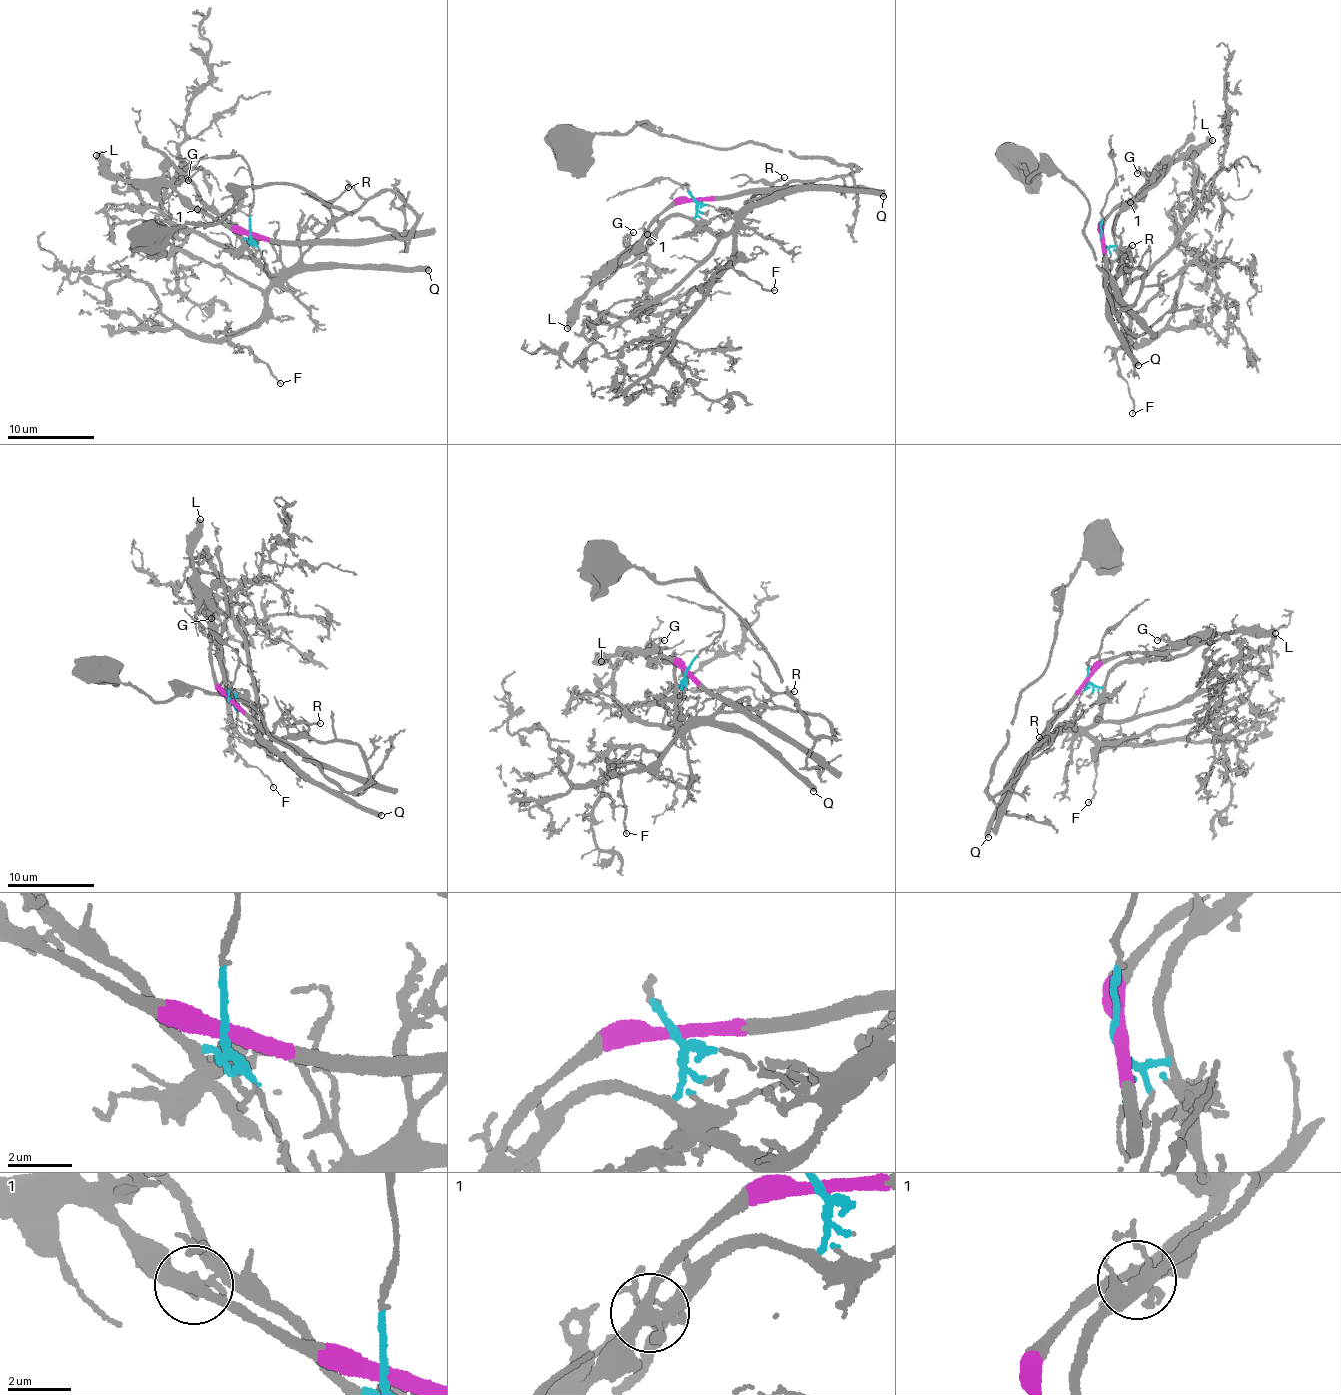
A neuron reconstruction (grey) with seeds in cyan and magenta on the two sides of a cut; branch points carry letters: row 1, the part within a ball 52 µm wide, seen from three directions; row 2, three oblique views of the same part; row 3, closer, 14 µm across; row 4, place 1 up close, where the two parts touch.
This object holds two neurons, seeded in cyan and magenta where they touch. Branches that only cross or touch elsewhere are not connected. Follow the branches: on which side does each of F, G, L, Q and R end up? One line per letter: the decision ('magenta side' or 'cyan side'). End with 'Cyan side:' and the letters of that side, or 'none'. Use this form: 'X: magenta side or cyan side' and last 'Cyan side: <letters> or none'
F: cyan side
G: magenta side
L: magenta side
Q: cyan side
R: cyan side
Cyan side: F, Q, R

